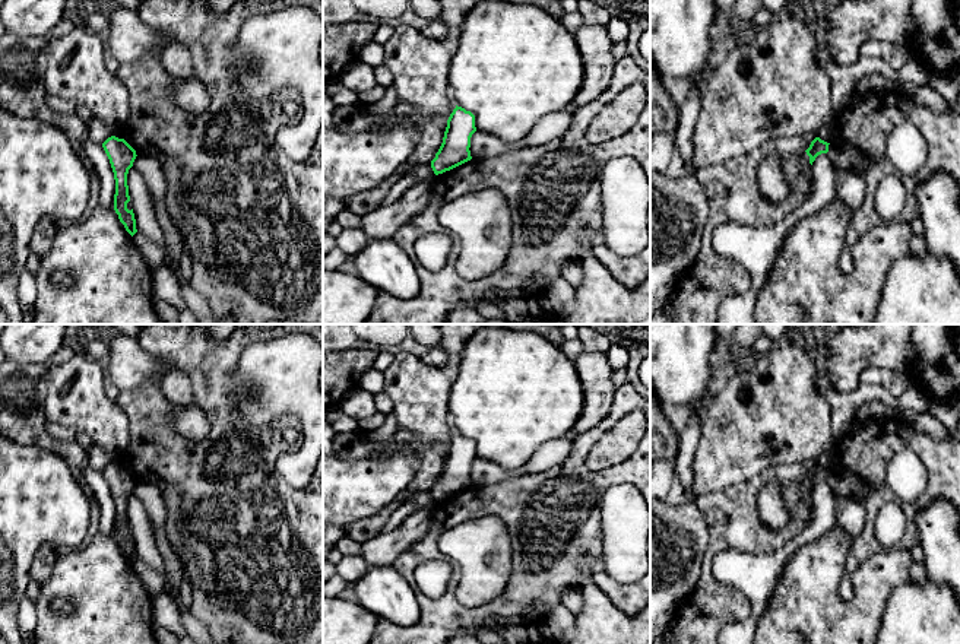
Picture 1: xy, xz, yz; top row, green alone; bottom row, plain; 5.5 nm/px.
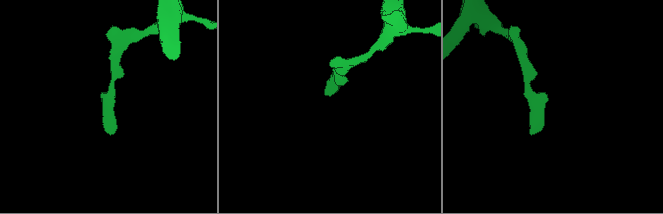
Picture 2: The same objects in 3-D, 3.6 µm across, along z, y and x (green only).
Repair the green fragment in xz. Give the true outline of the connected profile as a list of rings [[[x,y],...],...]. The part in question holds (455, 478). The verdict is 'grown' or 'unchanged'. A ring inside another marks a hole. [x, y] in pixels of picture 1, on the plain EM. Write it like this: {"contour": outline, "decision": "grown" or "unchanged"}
{"contour": [[[456,432],[447,447],[443,470],[431,488],[431,495],[435,502],[472,486],[469,475],[471,464],[475,459],[475,442]]], "decision": "unchanged"}

